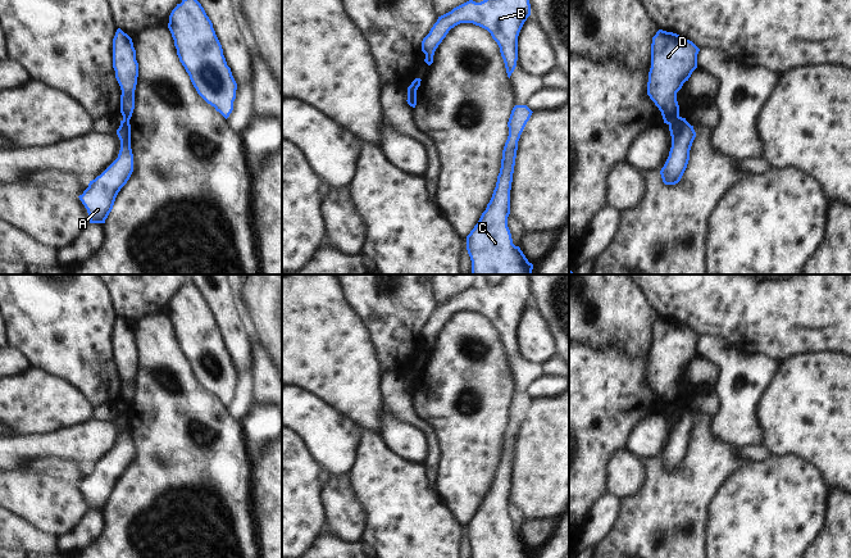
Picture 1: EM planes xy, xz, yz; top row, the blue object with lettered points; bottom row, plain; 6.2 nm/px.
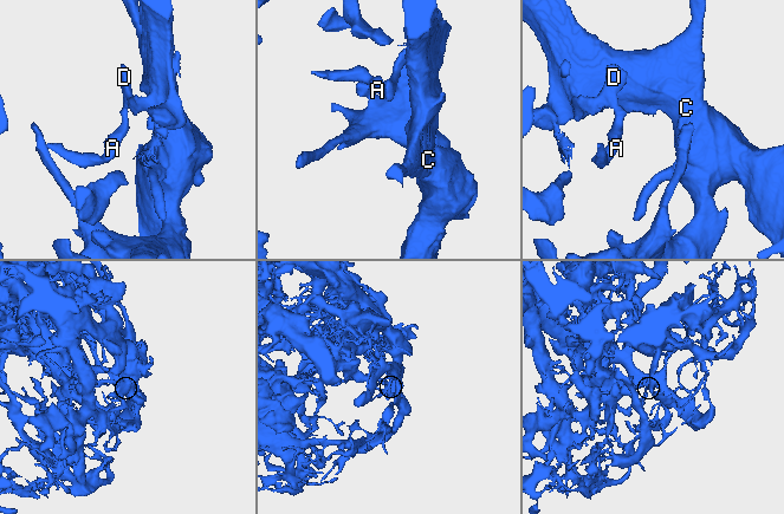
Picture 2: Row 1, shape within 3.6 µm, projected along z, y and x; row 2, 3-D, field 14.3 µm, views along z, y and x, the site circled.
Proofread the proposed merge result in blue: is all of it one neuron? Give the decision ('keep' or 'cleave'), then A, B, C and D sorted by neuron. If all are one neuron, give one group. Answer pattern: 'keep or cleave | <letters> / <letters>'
cleave | A / B C D

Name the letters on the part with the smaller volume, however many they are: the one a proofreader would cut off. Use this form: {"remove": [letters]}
{"remove": ["A"]}

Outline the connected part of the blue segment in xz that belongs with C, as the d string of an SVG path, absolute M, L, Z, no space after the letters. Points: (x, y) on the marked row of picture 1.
M515 105L511 110L496 187L478 223L467 236L472 275L532 275L533 264L513 244L508 227L518 141L532 113L527 105Z

